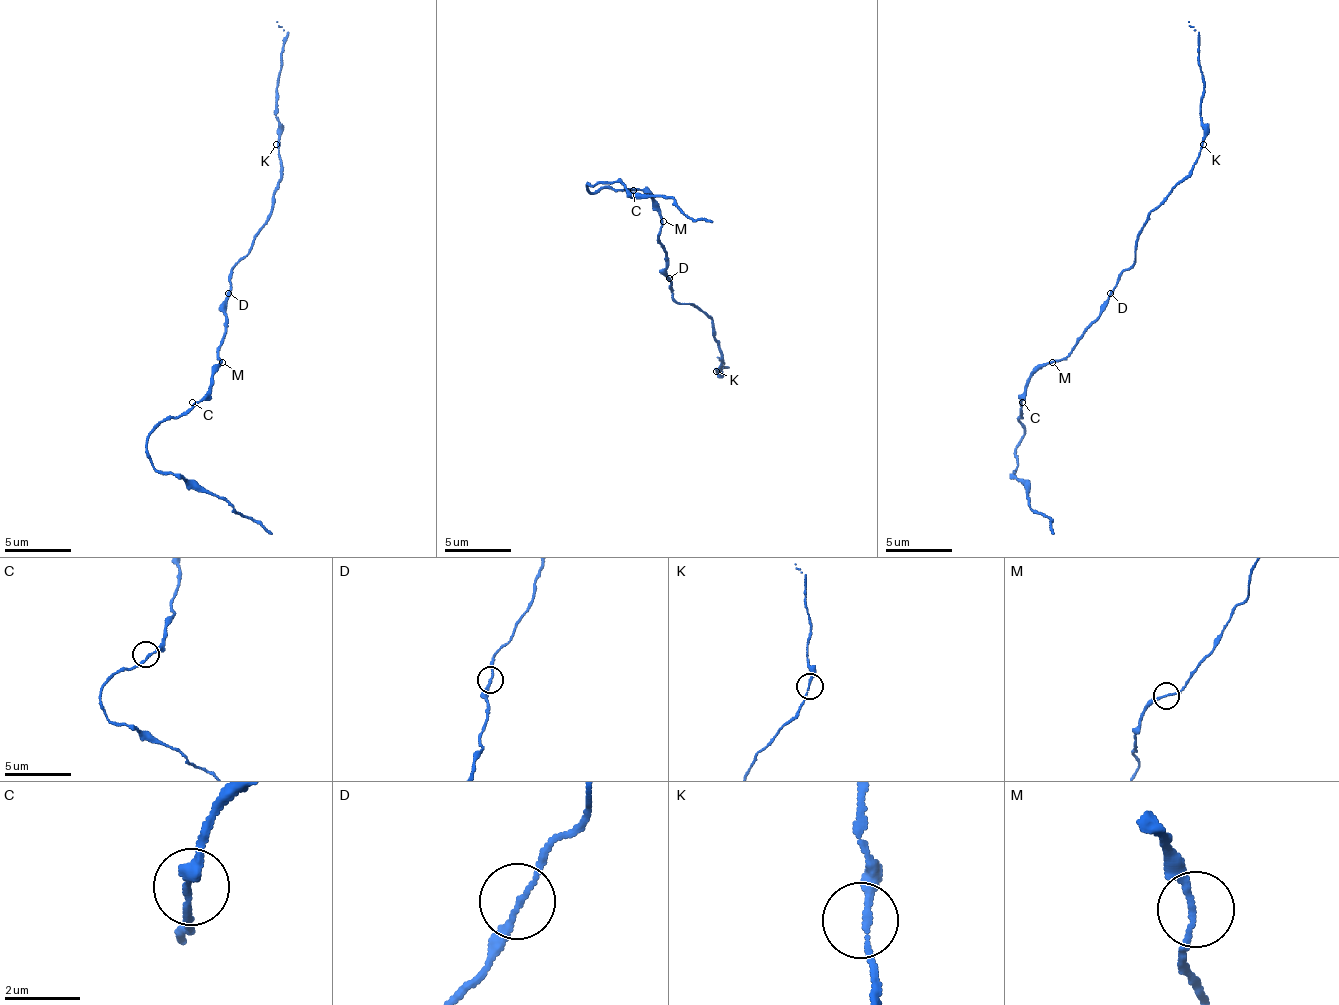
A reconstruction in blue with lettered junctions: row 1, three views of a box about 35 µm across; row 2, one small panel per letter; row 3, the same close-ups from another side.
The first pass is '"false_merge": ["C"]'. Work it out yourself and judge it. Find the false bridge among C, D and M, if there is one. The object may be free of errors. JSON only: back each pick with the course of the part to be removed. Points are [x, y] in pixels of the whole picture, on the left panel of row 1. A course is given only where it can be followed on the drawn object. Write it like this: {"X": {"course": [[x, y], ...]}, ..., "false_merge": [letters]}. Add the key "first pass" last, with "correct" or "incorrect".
{"false_merge": [], "first pass": "incorrect"}

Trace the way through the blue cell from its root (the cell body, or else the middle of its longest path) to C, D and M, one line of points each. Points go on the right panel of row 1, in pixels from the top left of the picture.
C: (1089, 325), (1082, 339), (1062, 359), (1045, 362), (1029, 379), (1022, 402)
D: (1089, 325), (1099, 315), (1109, 292)
M: (1089, 325), (1082, 339), (1069, 352), (1052, 362)

